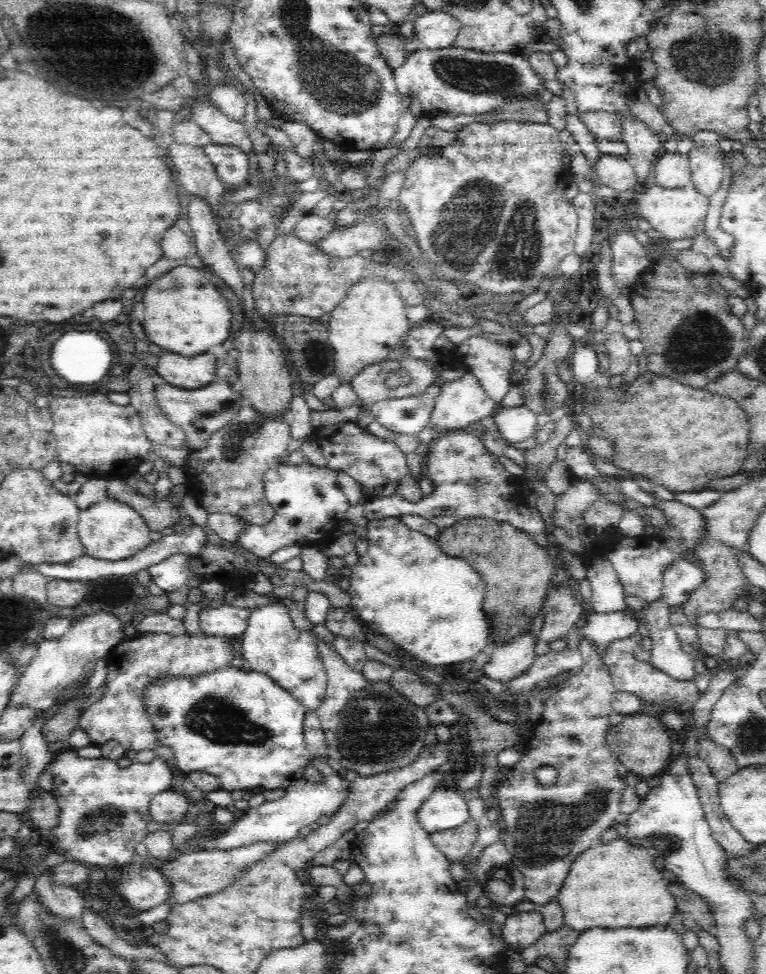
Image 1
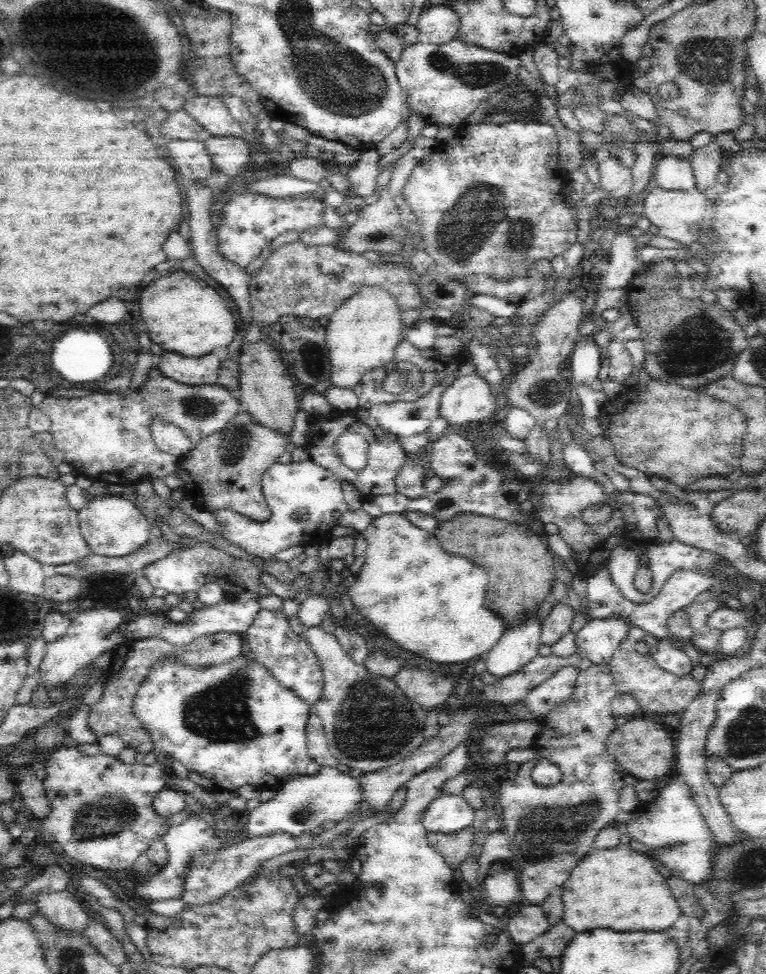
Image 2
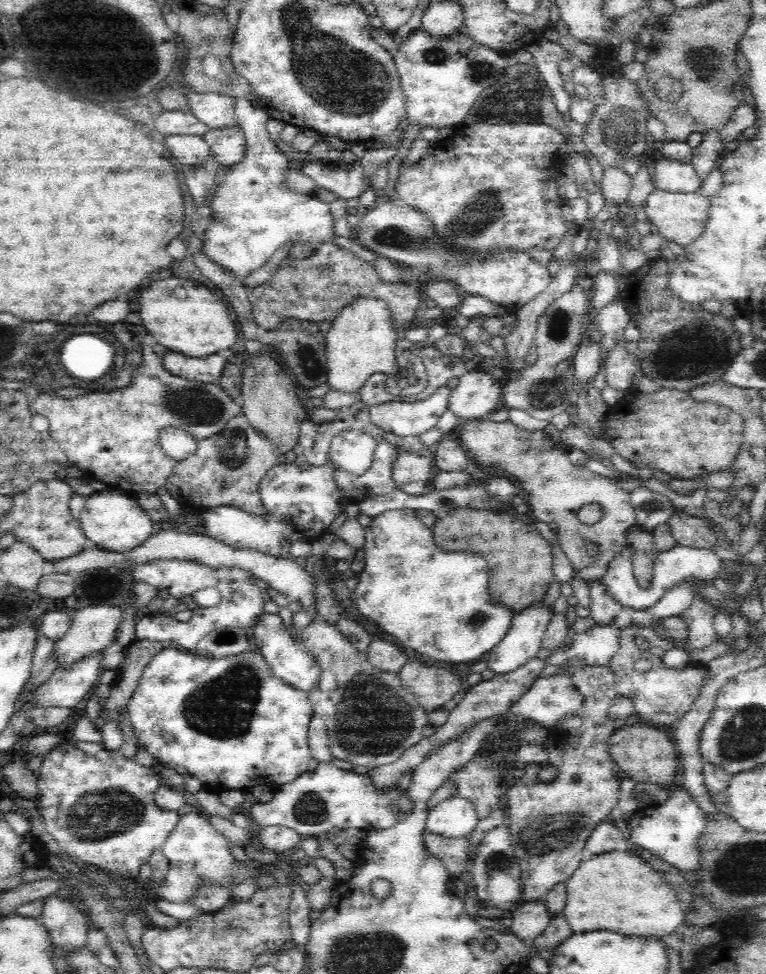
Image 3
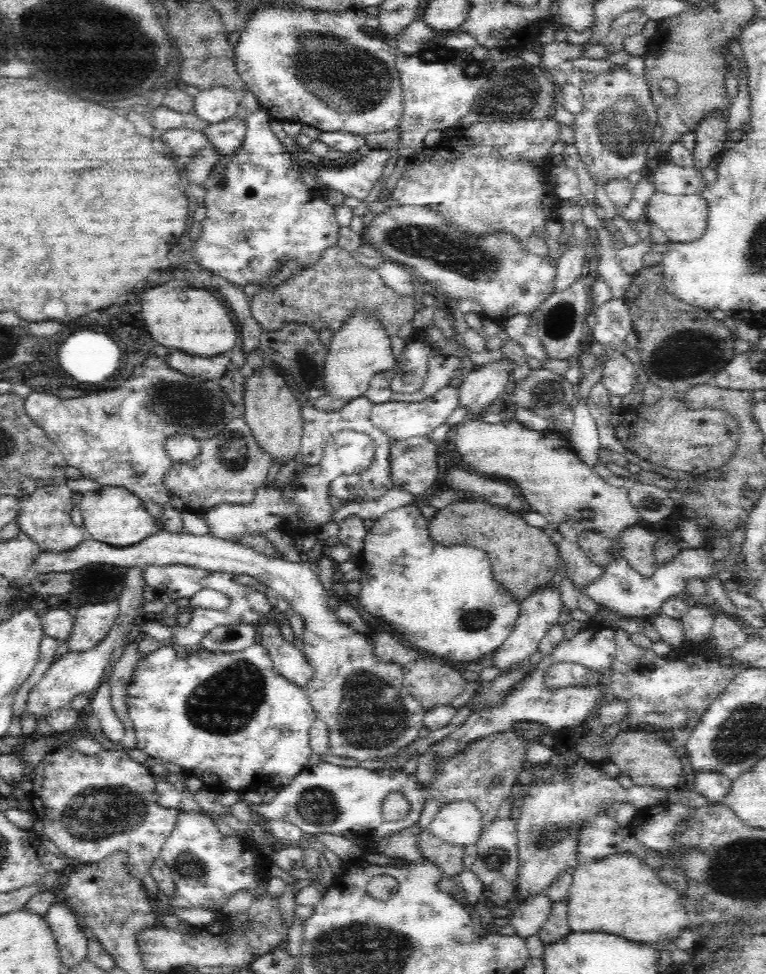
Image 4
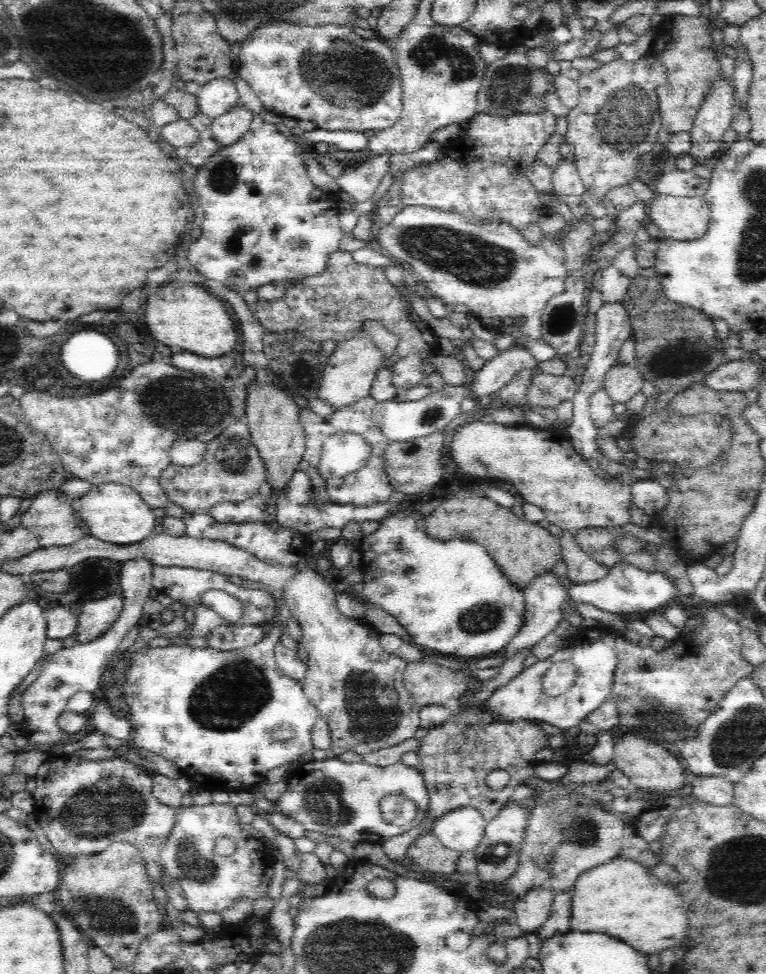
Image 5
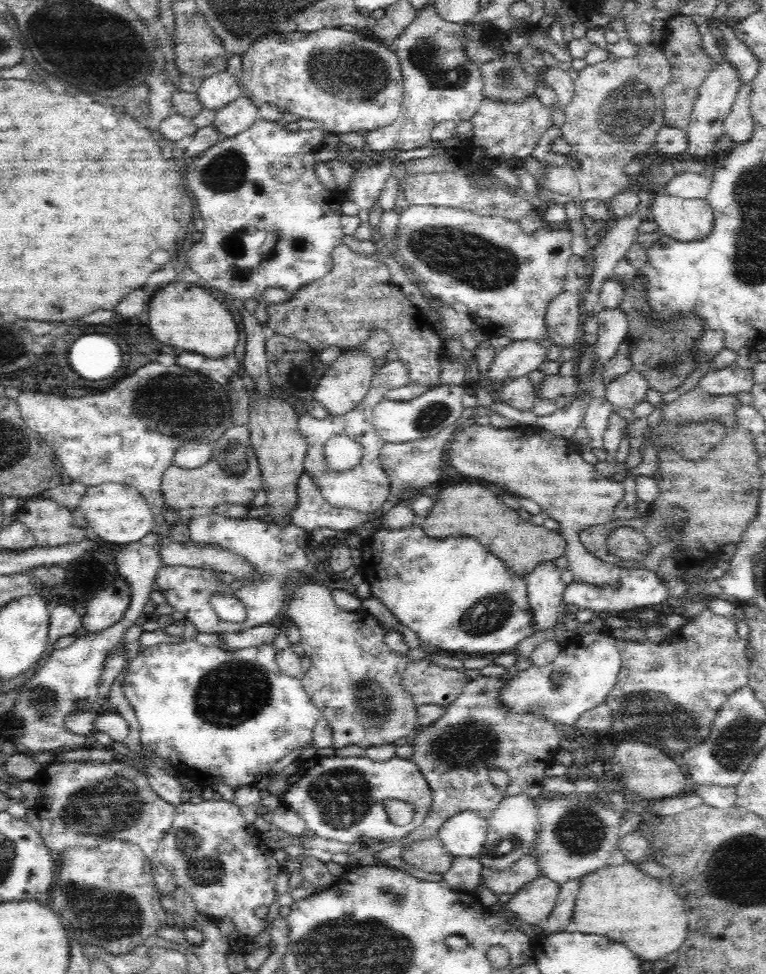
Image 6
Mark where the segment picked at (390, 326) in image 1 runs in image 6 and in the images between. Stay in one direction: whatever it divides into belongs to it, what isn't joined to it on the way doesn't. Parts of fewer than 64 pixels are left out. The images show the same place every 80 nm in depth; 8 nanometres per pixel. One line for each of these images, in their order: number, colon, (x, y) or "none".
2: (363, 334)
3: (361, 341)
4: (361, 349)
5: (352, 367)
6: (341, 388)

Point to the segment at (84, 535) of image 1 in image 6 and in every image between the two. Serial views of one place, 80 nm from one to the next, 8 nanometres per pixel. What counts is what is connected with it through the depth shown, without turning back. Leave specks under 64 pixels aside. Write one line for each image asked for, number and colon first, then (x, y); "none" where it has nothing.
2: (114, 527)
3: (112, 519)
4: (113, 515)
5: (114, 513)
6: (118, 513)

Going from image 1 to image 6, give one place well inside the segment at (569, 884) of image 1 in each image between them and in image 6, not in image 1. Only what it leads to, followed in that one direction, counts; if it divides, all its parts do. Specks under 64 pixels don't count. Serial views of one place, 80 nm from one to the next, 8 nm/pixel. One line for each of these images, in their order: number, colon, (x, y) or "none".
2: (620, 888)
3: (620, 891)
4: (621, 895)
5: (621, 899)
6: (619, 902)

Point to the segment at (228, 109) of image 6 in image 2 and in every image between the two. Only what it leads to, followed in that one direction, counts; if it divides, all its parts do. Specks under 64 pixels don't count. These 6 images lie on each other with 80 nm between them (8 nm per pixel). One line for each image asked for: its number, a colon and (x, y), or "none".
2: (229, 154)
3: (227, 145)
4: (226, 135)
5: (226, 129)

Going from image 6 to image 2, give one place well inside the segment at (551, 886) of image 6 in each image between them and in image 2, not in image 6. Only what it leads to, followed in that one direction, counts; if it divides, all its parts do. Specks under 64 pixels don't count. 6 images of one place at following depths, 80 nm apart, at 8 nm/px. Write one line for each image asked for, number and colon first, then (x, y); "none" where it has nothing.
2: (530, 922)
3: (529, 921)
4: (529, 918)
5: (532, 910)

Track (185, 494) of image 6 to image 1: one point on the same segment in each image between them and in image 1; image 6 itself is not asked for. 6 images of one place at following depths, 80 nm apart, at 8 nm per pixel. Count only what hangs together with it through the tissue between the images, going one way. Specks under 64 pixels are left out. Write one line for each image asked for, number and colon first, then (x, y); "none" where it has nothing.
1: (226, 475)
2: (224, 470)
3: (227, 468)
4: (230, 468)
5: (233, 471)

